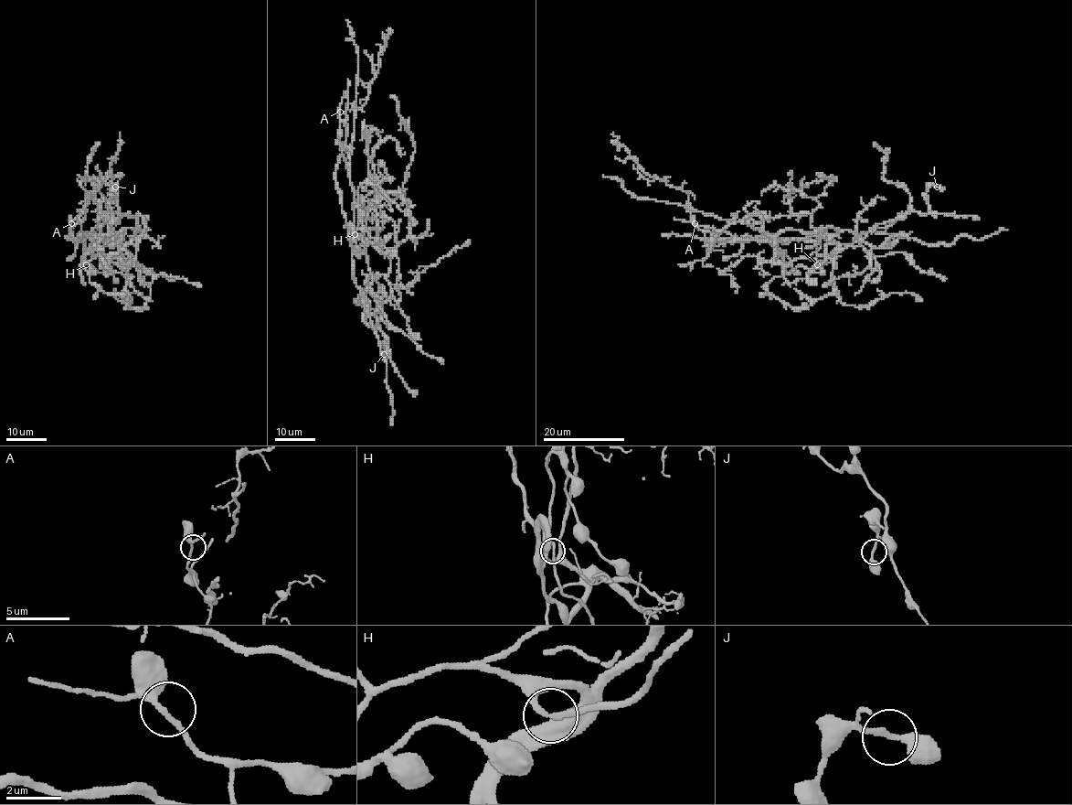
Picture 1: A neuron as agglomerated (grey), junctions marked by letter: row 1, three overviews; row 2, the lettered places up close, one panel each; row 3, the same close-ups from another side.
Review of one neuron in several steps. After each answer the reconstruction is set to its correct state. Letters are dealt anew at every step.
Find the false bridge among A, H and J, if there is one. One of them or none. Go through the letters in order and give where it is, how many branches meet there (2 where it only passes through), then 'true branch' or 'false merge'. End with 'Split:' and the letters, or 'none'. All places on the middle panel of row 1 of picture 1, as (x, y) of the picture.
A: (340, 112) | 2 | true branch
H: (355, 234) | 2 | true branch
J: (384, 354) | 2 | true branch
Split: none

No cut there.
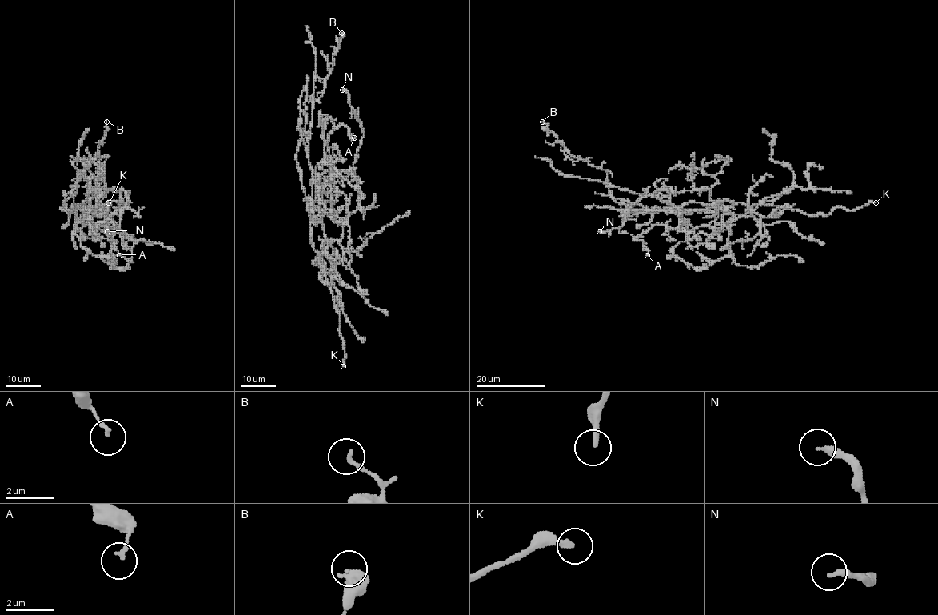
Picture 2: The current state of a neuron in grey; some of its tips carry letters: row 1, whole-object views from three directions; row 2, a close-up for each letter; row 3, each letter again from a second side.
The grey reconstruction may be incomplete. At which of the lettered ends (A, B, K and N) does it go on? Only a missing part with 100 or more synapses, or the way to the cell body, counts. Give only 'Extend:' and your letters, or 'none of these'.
Extend: K

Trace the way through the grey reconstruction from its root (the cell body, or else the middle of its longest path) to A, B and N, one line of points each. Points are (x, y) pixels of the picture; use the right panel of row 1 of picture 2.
A: (713, 207), (733, 203), (688, 201), (681, 208), (679, 229), (657, 224), (635, 237), (647, 255)
B: (713, 207), (687, 213), (657, 197), (615, 187), (606, 178), (609, 171), (573, 157), (542, 121)
N: (713, 207), (733, 203), (688, 201), (676, 208), (668, 190), (659, 189), (636, 200), (618, 228), (599, 231)

